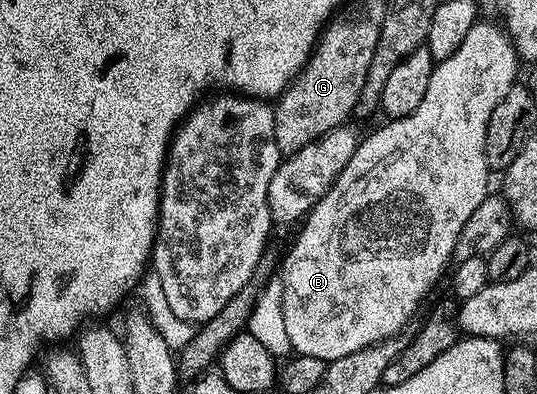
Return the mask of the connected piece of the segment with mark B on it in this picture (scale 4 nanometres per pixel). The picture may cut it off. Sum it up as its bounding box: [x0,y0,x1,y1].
[281,19,521,361]

